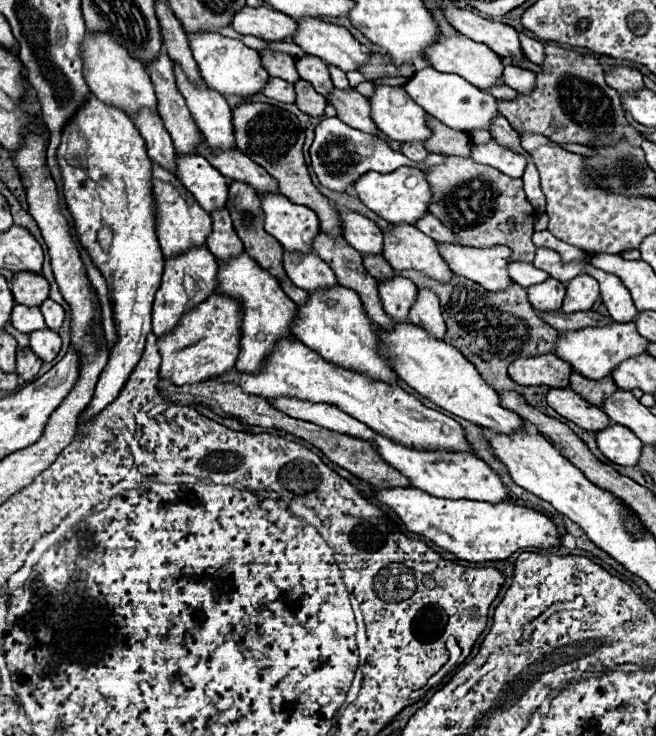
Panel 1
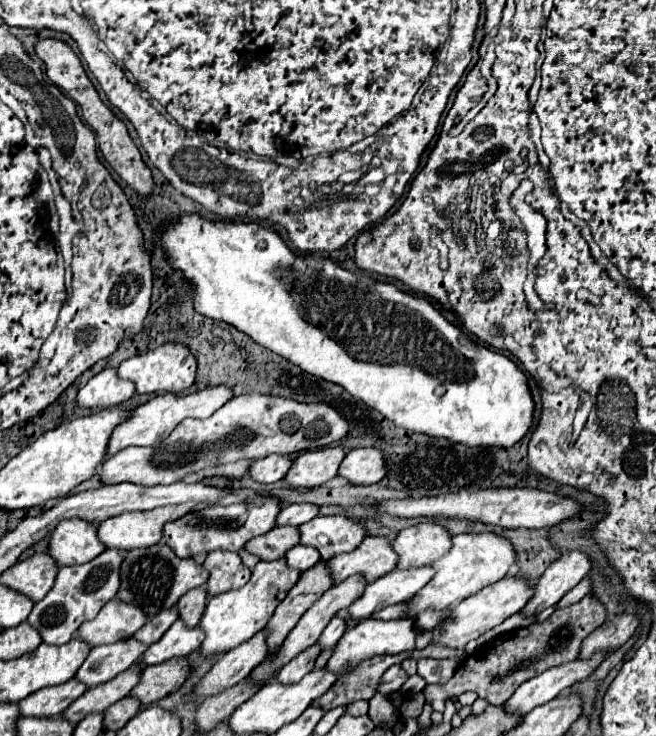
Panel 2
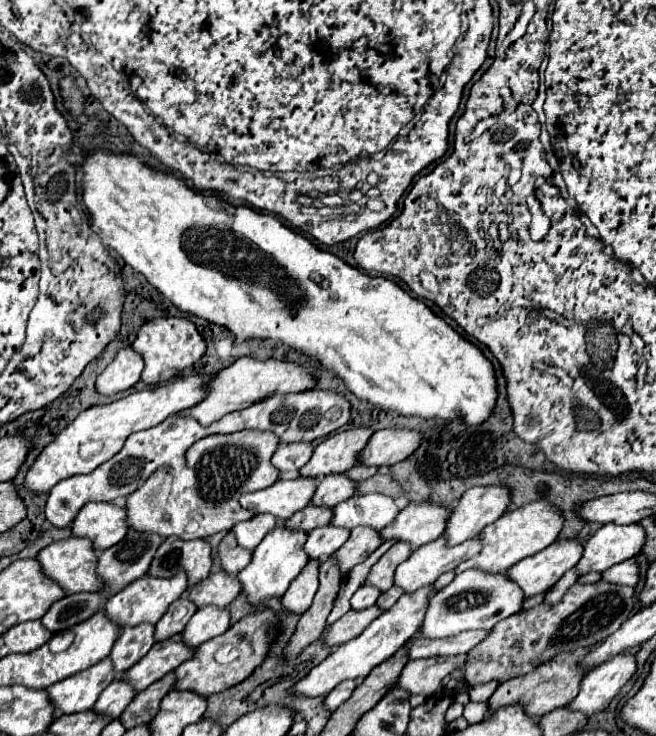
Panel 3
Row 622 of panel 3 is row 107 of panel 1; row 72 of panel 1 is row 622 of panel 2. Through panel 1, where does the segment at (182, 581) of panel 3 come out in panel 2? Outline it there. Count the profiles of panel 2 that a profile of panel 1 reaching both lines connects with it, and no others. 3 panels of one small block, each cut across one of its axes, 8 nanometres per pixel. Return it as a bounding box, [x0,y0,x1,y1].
[78,598,148,646]

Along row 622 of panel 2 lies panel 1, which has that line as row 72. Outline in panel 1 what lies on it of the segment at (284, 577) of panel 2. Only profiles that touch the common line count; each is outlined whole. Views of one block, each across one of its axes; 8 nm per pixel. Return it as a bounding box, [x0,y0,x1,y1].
[188,32,268,96]

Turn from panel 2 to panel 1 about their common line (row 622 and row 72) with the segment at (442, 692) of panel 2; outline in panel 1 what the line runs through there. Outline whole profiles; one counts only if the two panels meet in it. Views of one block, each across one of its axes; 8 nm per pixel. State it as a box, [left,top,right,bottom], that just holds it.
[498,46,630,144]

